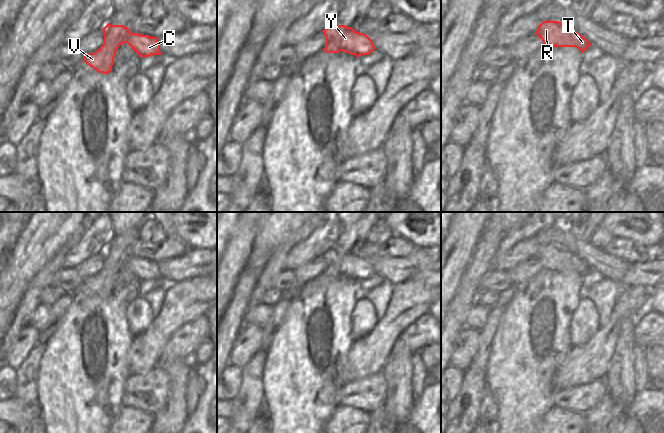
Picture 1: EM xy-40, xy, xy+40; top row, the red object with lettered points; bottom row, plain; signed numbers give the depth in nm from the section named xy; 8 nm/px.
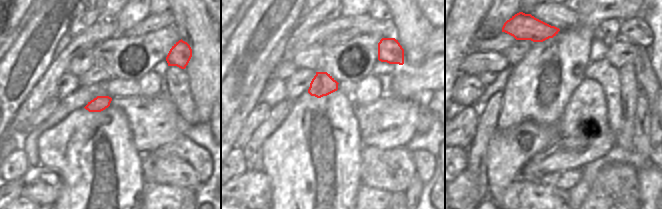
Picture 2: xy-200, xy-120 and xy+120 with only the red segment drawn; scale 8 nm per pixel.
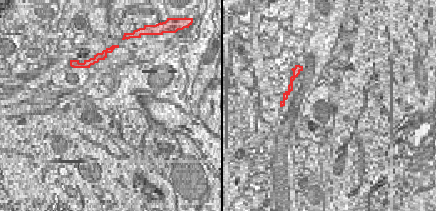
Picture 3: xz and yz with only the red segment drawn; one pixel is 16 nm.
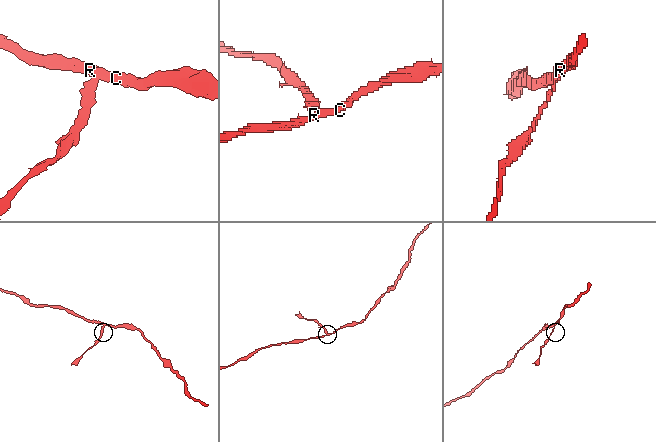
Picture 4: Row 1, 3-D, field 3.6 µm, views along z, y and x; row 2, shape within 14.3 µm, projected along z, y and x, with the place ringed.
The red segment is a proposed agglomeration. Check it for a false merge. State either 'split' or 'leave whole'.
split

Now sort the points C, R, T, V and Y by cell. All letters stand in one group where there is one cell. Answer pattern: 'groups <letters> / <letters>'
groups C R T Y / V

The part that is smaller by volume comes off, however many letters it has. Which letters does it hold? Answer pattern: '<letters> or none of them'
V

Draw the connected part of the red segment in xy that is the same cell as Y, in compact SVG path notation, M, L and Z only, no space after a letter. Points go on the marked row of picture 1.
M333 23L322 32L326 36L326 45L331 45L333 49L341 49L343 52L356 57L369 55L375 50L370 37L355 31L351 27Z

